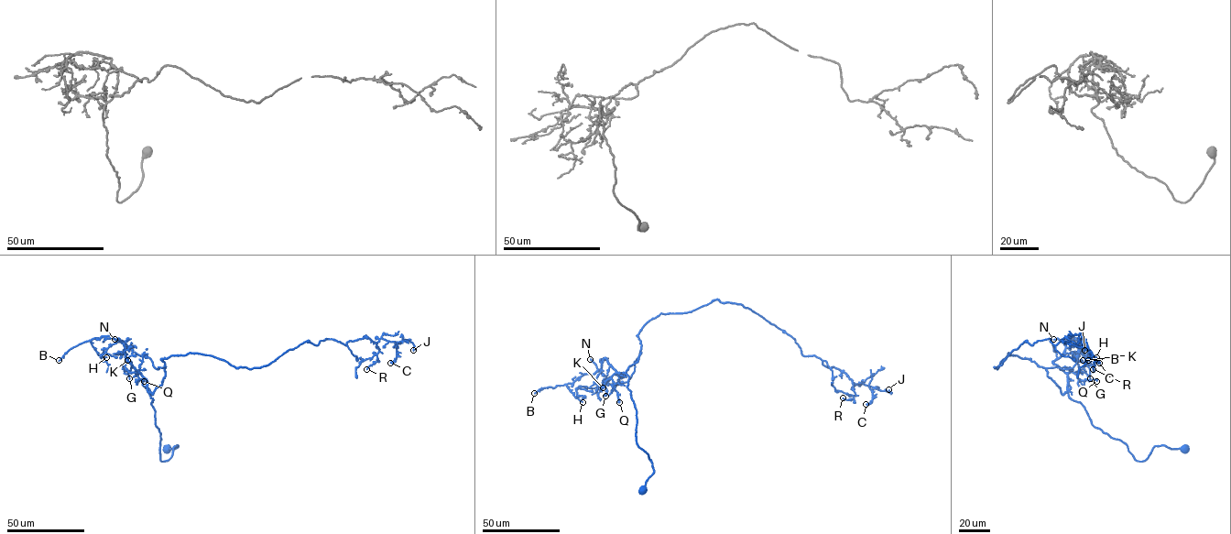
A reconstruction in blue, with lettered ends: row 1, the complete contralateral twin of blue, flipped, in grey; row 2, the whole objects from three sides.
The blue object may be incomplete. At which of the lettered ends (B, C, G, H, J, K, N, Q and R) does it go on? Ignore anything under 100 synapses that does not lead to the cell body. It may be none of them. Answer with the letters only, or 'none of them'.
none of them

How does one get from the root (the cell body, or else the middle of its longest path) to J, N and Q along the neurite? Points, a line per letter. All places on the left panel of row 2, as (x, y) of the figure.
J: (166, 449), (178, 445), (161, 461), (148, 393), (163, 358), (251, 369), (326, 339), (413, 350)
N: (166, 449), (178, 445), (168, 460), (161, 461), (160, 433), (146, 379), (126, 360), (125, 345), (114, 339)
Q: (166, 449), (178, 445), (161, 461), (153, 399), (146, 380), (136, 372), (144, 381)

